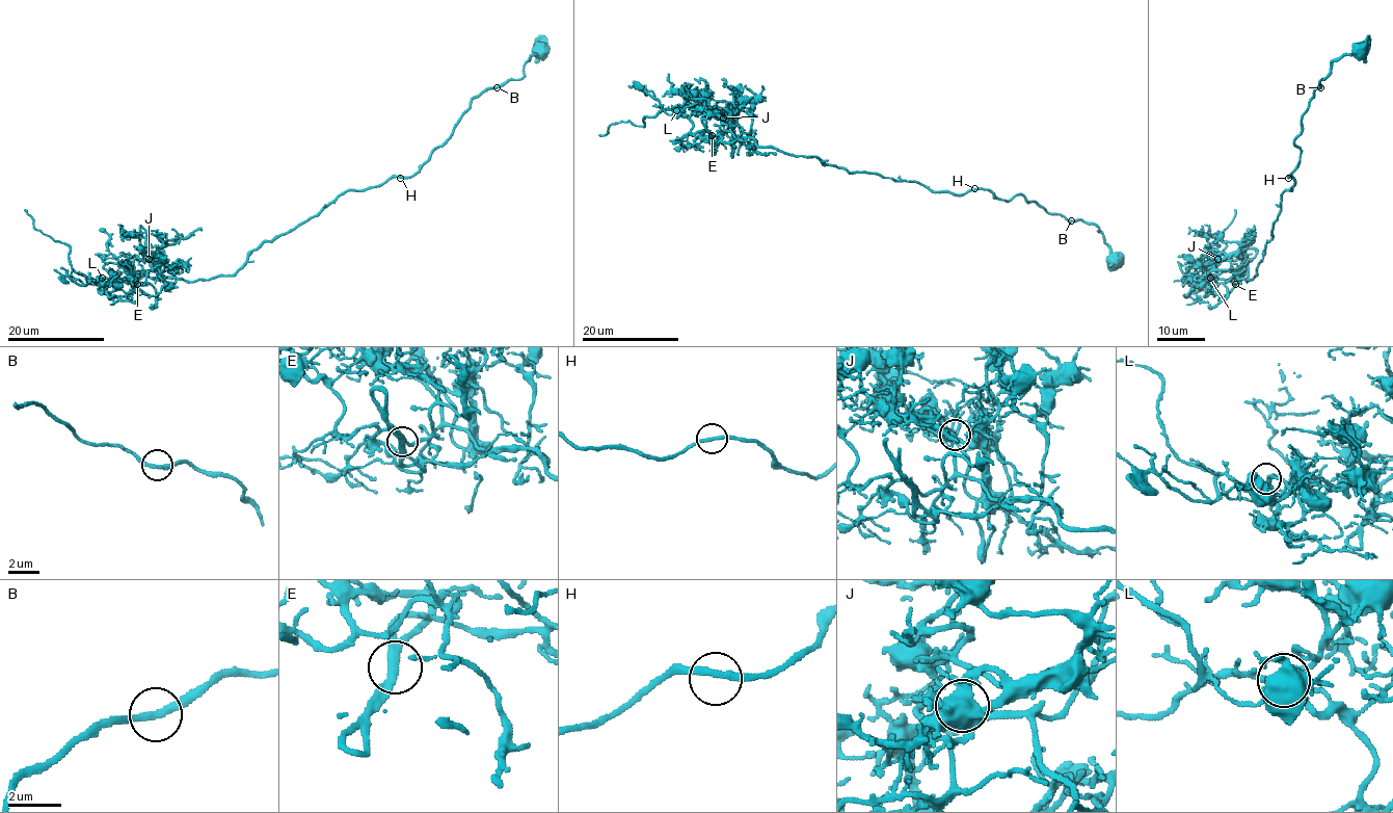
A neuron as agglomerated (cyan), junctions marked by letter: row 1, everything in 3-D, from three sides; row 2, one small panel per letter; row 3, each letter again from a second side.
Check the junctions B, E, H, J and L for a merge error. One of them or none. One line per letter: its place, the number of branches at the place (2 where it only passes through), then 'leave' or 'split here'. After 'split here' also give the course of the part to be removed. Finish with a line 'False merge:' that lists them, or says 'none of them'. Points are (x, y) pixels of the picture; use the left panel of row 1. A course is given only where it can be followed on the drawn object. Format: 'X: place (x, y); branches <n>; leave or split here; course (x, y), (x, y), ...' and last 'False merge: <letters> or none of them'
B: place (497, 87); branches 2; leave
E: place (137, 284); branches 2; leave
H: place (400, 178); branches 2; leave
J: place (149, 259); branches 2; leave
L: place (102, 278); branches 3; leave
False merge: none of them

